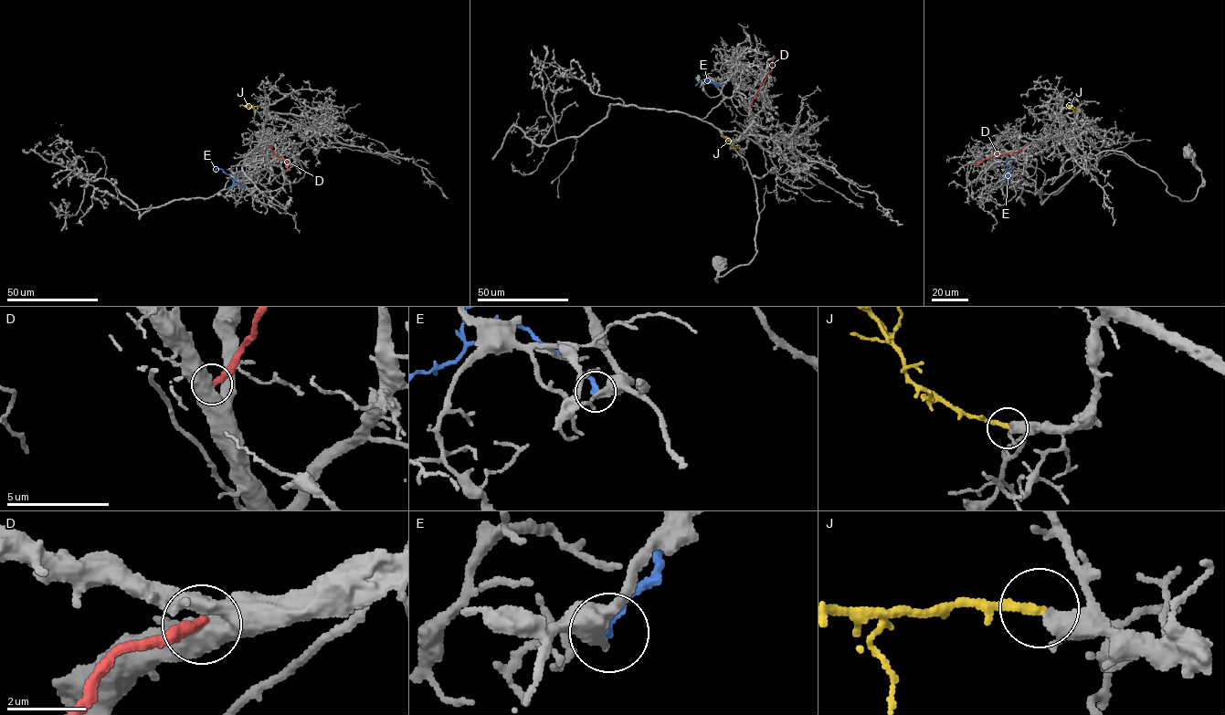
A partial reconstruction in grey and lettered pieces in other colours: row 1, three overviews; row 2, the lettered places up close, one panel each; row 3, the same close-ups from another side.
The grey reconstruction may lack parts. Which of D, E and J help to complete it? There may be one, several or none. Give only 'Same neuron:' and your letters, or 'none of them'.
Same neuron: J

